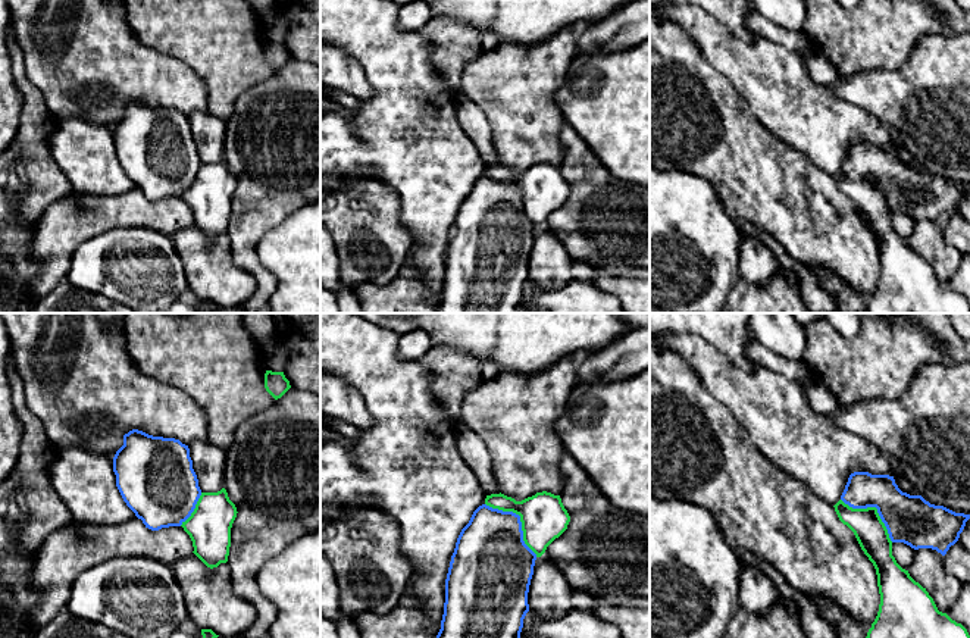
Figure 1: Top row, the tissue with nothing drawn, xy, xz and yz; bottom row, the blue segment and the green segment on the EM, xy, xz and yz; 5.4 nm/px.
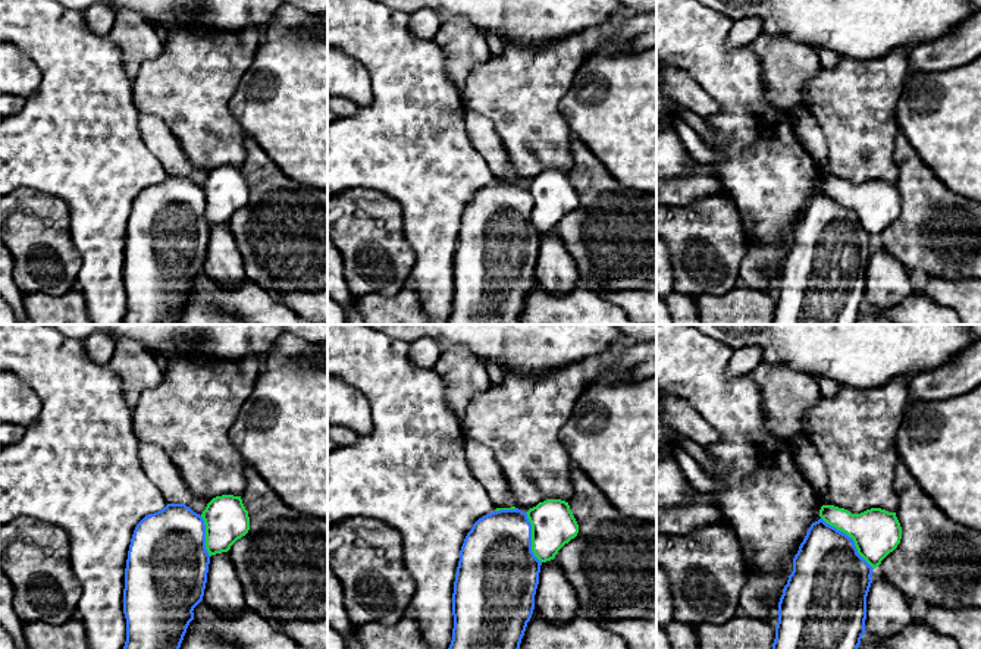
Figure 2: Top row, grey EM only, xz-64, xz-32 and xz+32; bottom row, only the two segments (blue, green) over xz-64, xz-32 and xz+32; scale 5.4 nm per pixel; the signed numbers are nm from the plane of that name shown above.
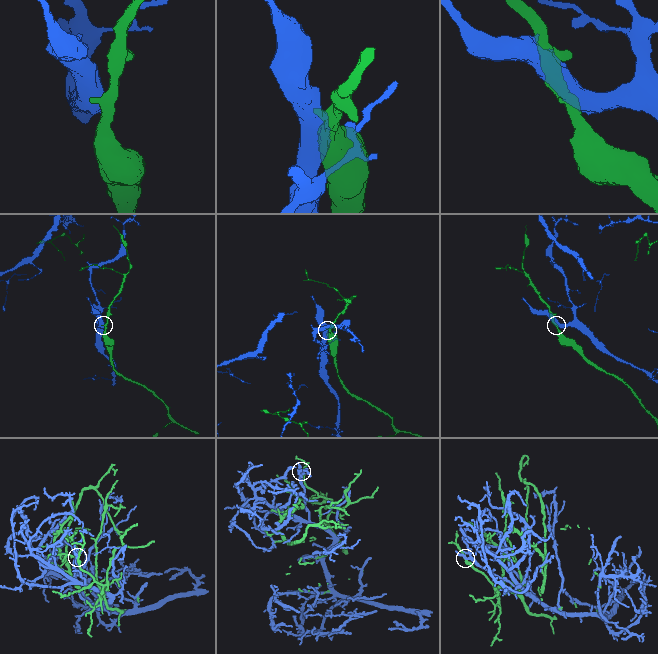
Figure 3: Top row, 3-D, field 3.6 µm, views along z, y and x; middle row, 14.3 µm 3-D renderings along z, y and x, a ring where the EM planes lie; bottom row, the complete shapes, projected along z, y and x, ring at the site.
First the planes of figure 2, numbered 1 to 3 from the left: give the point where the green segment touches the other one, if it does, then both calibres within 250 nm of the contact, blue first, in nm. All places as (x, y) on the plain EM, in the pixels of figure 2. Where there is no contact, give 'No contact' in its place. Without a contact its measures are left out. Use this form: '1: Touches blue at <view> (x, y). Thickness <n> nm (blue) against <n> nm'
1: Touches blue at xz-64 (204, 207). Thickness 440 nm (blue) against 240 nm
2: Touches blue at xz-32 (530, 209). Thickness 420 nm (blue) against 240 nm
3: Touches blue at xz+32 (852, 210). Thickness 420 nm (blue) against 260 nm

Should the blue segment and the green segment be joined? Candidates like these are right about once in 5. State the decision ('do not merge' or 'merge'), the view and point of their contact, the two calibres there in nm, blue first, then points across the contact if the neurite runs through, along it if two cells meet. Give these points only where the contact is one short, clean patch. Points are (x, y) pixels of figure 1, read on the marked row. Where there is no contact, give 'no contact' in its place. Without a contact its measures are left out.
do not merge; contact xz (519, 519); calibres 400 and 260 nm

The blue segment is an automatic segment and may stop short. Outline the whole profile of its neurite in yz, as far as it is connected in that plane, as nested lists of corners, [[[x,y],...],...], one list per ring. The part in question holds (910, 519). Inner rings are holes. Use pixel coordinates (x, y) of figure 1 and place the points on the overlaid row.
[[[851,473],[841,500],[852,509],[876,507],[892,542],[932,548],[942,556],[970,519],[970,515],[930,504],[922,495],[902,492],[889,475]]]

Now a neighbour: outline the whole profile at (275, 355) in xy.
[[[276,340],[263,348],[263,360],[266,370],[284,372],[287,366],[287,348]]]

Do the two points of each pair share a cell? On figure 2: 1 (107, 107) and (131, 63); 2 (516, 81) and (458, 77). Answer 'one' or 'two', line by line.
1: two
2: two

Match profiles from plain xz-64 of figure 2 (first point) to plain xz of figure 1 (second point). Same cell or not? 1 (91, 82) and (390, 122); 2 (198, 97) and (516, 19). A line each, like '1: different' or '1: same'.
1: same
2: different

